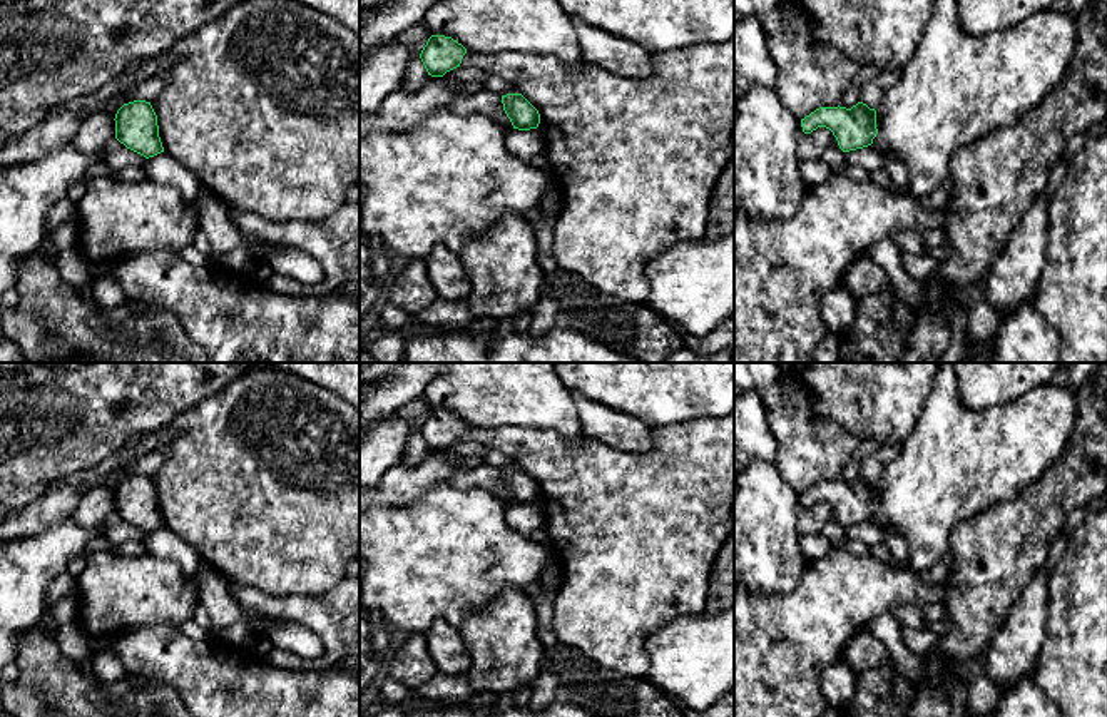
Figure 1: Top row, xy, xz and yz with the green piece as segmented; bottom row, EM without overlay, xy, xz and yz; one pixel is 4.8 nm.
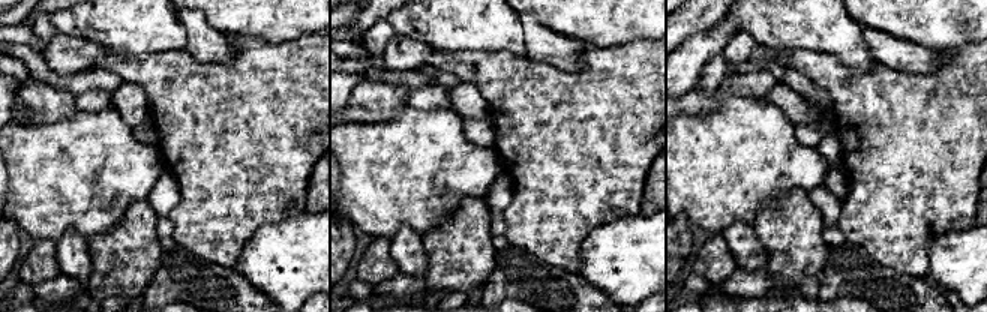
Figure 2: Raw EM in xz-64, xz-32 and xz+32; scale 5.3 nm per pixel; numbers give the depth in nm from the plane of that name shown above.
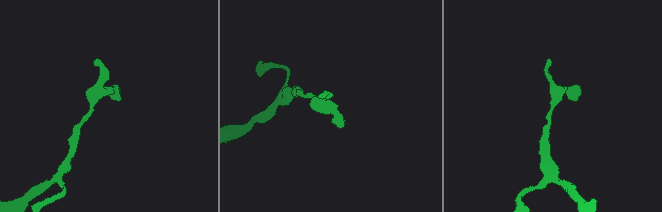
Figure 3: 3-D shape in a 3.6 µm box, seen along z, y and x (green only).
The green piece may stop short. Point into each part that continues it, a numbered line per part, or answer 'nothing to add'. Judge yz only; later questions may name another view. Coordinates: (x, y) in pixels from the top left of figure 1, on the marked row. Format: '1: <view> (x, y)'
nothing to add

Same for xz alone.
nothing to add

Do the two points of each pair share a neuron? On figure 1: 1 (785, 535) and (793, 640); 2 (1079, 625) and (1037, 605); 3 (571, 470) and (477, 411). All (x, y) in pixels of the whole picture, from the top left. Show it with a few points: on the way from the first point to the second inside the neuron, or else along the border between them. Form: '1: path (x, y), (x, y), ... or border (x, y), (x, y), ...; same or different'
1: border (806, 562), (790, 590), (751, 592); different
2: border (1050, 574), (1047, 634), (1039, 649); different
3: border (500, 427), (542, 430); different

